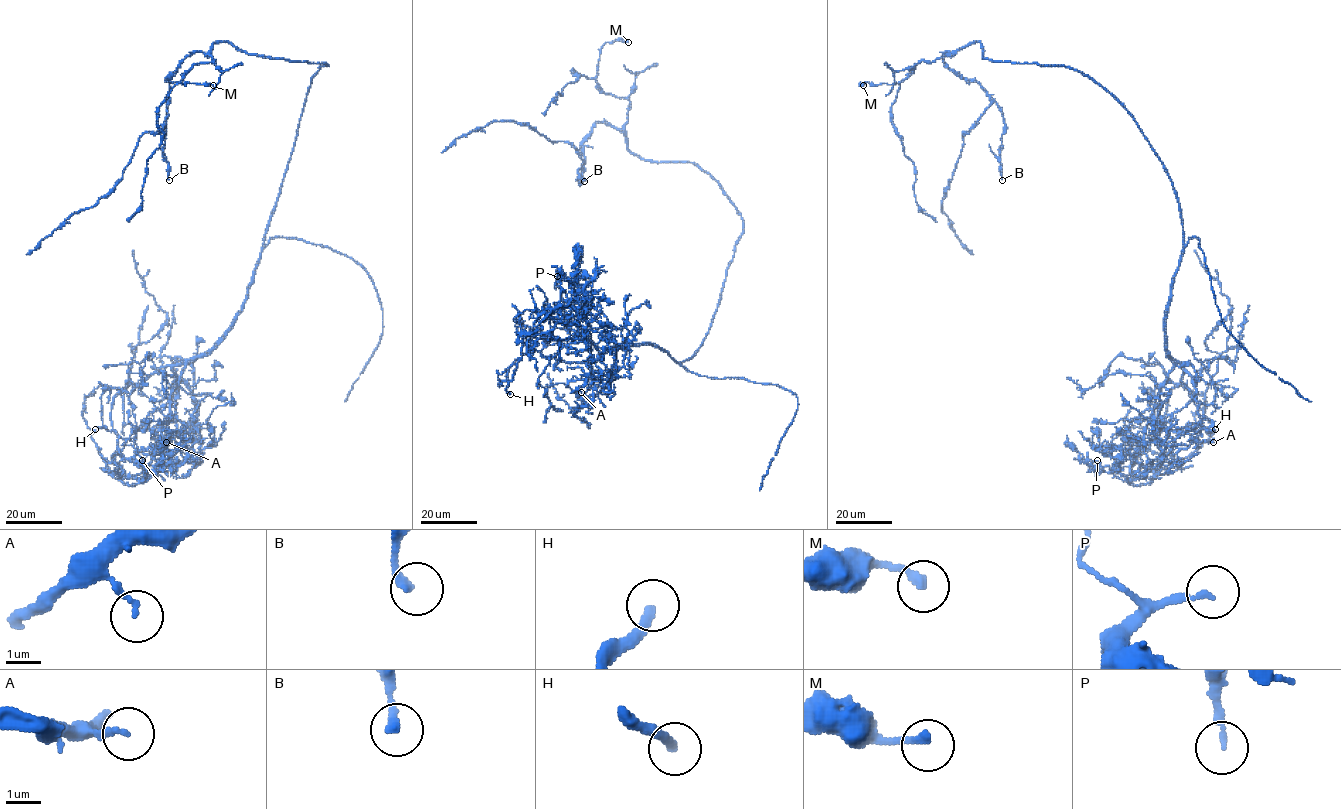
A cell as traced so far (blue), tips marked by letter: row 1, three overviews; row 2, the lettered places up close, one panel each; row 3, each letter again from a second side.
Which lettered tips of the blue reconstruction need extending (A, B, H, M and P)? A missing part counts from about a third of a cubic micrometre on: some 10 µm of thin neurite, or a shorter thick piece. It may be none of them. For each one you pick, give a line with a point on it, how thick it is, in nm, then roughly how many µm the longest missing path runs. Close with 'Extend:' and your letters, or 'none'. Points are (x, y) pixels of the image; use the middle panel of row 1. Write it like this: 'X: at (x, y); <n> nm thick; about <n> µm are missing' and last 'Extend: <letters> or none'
H: at (510, 394); 280 nm thick; about 25 µm are missing
Extend: H

